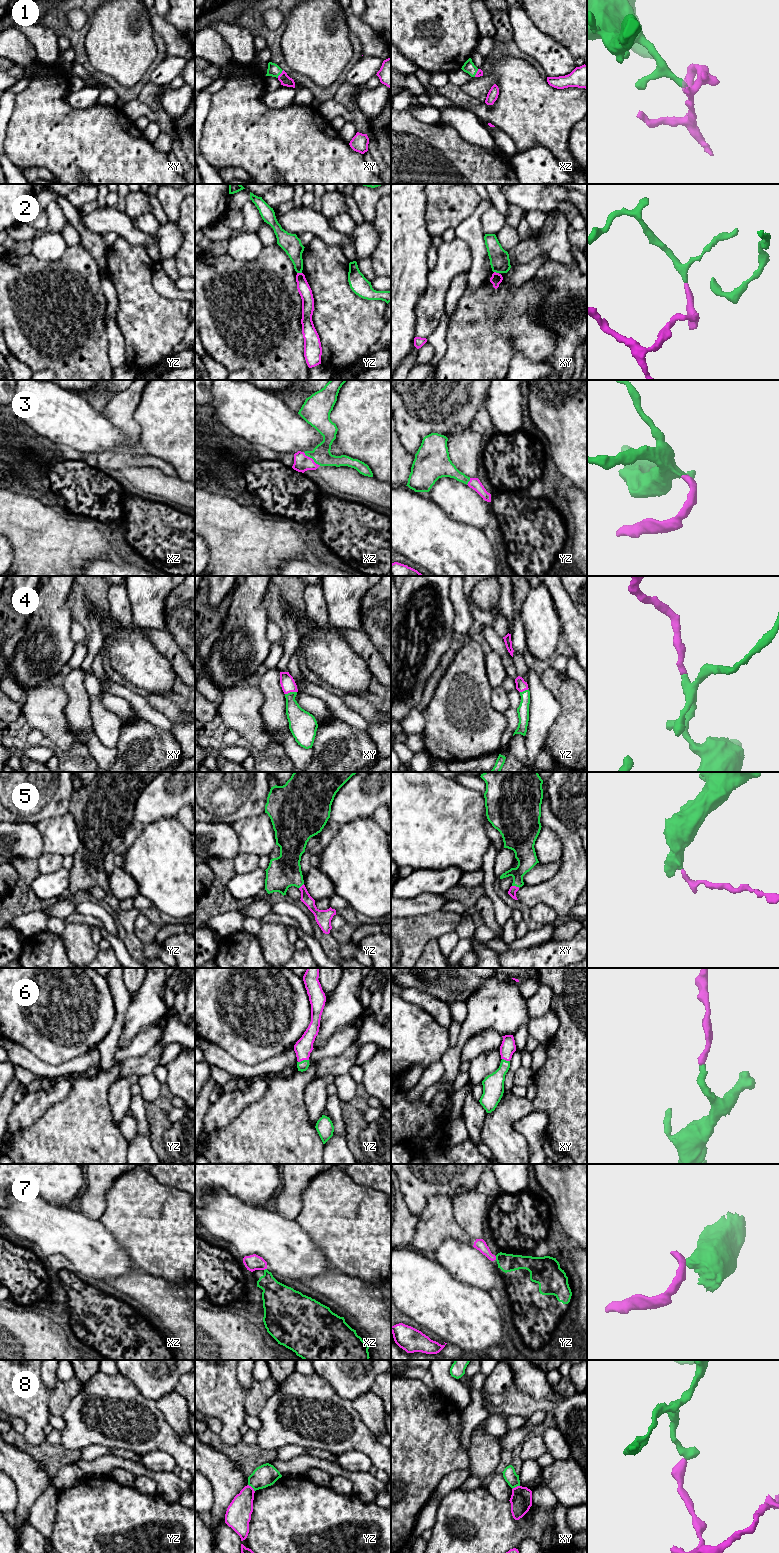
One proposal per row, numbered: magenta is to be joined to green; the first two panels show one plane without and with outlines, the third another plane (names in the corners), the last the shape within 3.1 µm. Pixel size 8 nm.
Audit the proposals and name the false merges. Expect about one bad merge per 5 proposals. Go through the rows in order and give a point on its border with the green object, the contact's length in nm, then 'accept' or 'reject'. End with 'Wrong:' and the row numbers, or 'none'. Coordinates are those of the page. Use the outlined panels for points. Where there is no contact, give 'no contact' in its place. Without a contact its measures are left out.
1: xy (280, 73) | 80 nm | accept
2: yz (299, 272) | 40 nm | accept
3: xz (312, 458) | 180 nm | accept
4: xy (290, 692) | 100 nm | accept
5: xy (516, 886) | 70 nm | accept
6: yz (303, 1060) | 90 nm | accept
7: yz (496, 1258) | 30 nm | reject
8: yz (252, 1487) | 80 nm | reject
Wrong: 7, 8

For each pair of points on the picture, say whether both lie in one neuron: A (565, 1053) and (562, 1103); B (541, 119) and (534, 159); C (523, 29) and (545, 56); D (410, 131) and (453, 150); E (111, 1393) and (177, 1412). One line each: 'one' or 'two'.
A: one
B: two
C: one
D: one
E: two

